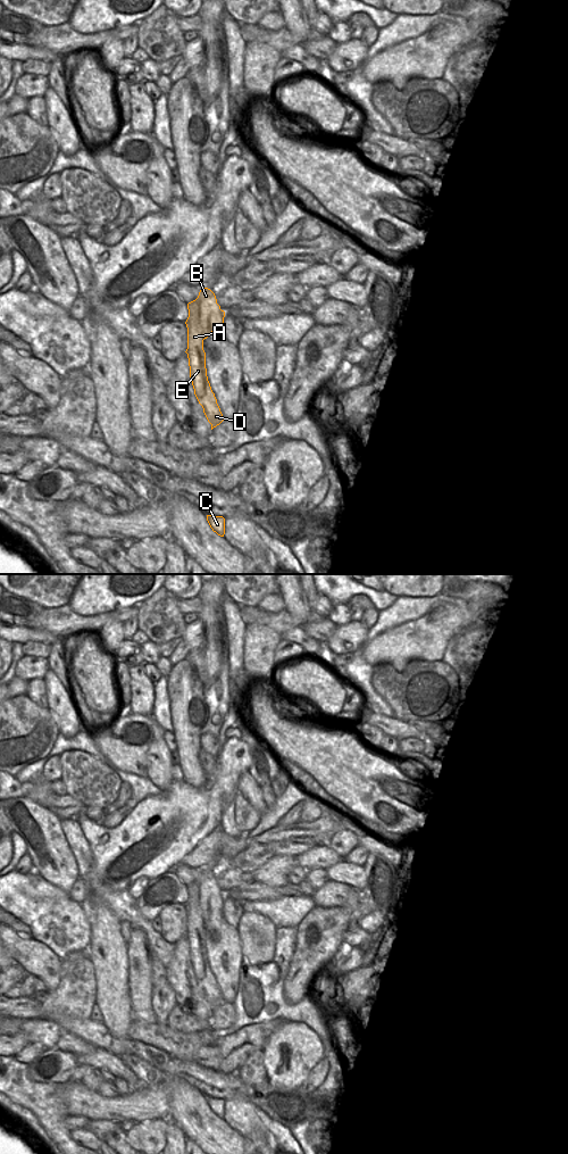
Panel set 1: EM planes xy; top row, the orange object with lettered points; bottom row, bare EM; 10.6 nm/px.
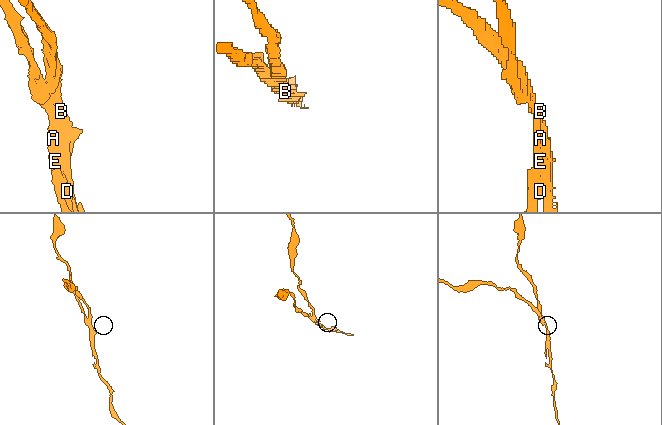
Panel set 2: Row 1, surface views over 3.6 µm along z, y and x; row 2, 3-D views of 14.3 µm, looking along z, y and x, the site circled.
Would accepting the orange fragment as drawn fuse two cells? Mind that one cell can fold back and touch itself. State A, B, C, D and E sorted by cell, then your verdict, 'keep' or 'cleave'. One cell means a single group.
groups A C D E / B; cleave

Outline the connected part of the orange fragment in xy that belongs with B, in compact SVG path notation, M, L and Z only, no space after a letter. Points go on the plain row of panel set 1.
M208 870L200 872L197 882L199 883L199 893L201 895L199 904L201 906L202 918L203 921L207 921L212 913L223 908L225 894L220 891L215 875Z

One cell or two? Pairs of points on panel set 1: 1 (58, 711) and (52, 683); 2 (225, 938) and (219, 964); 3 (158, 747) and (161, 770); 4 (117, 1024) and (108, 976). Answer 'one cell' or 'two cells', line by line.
1: one cell
2: one cell
3: one cell
4: one cell

